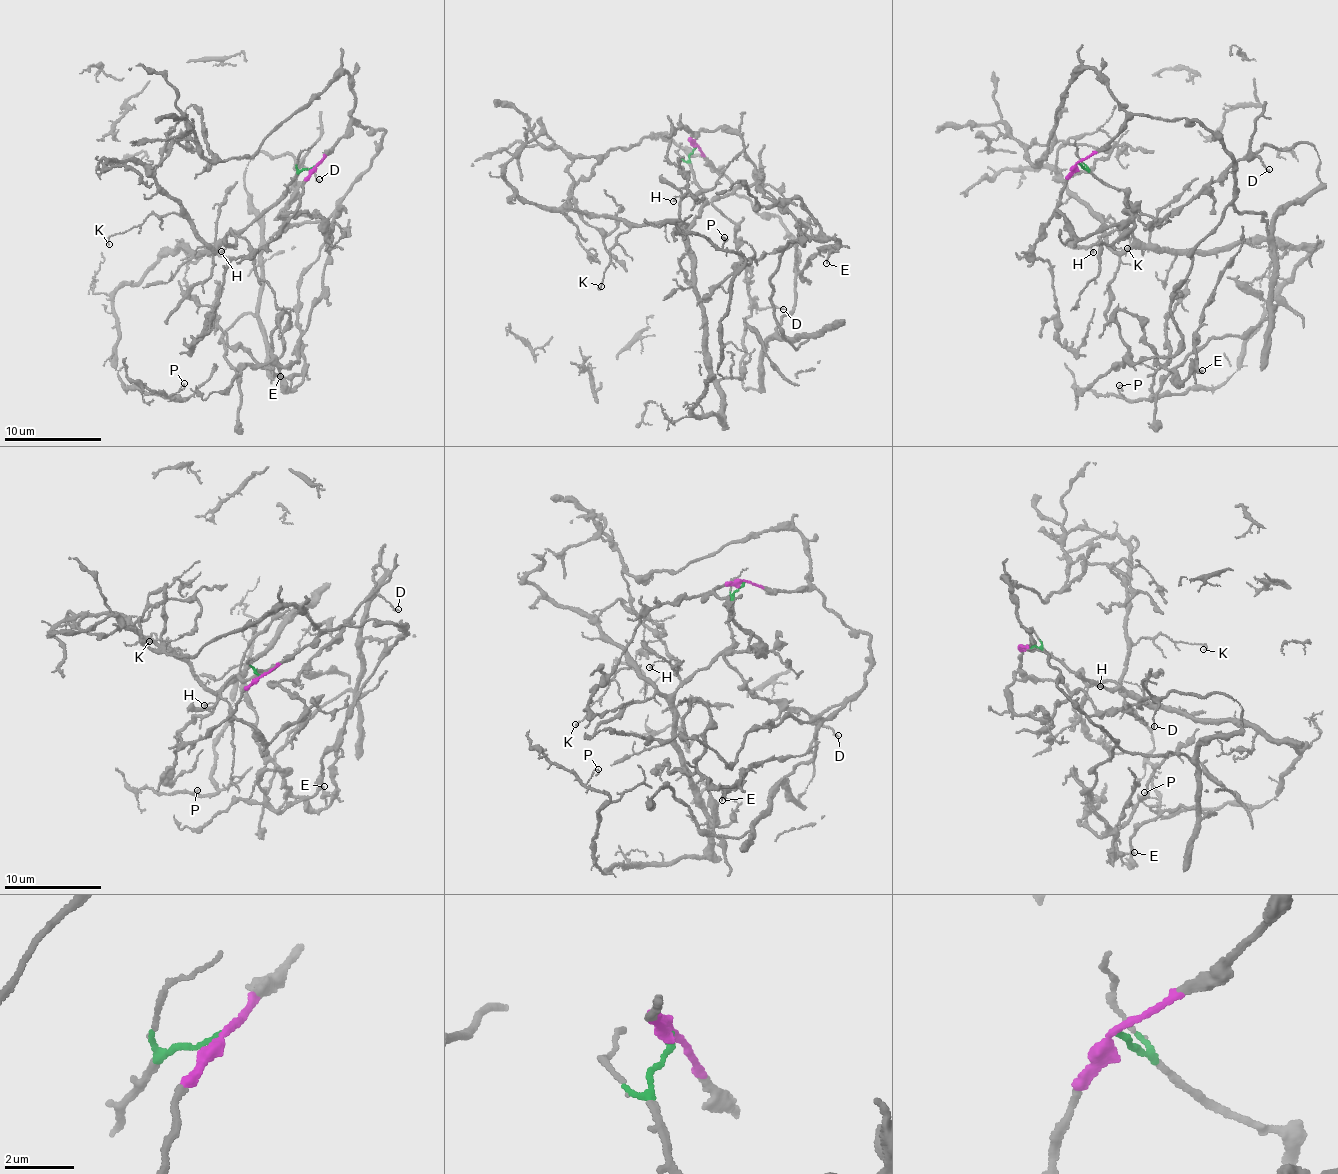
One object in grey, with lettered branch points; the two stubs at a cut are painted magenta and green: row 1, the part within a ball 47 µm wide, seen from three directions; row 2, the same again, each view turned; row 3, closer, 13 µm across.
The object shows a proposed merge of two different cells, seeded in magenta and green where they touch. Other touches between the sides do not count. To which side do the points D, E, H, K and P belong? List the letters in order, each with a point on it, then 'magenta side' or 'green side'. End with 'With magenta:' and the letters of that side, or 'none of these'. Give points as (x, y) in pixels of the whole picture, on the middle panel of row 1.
D: at (783, 309); magenta side
E: at (826, 263); magenta side
H: at (673, 201); green side
K: at (601, 286); green side
P: at (724, 237); green side
With magenta: D, E

